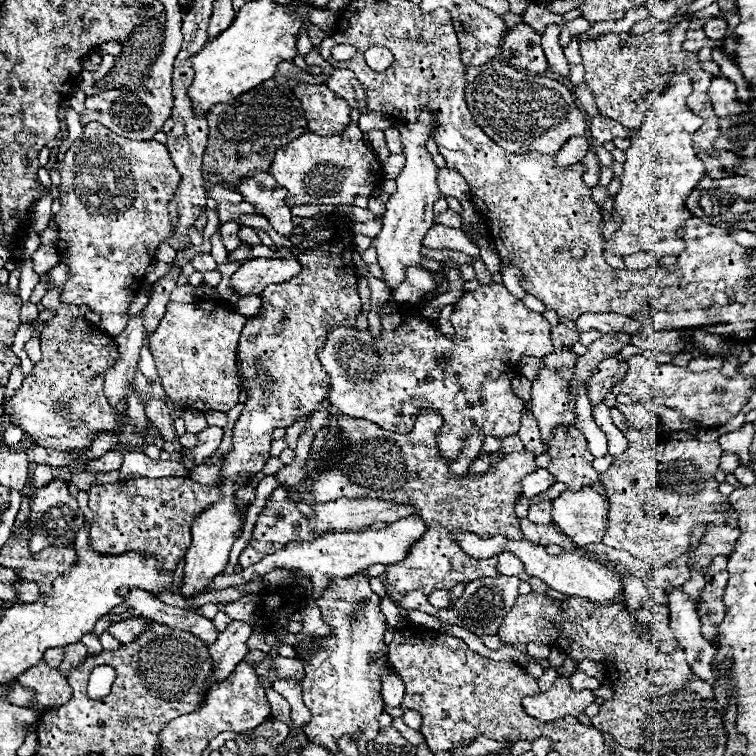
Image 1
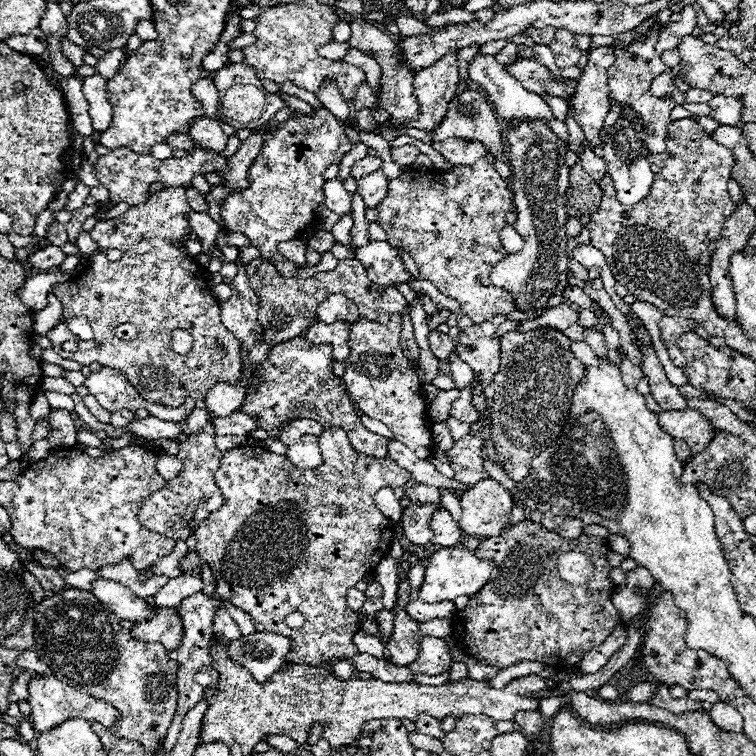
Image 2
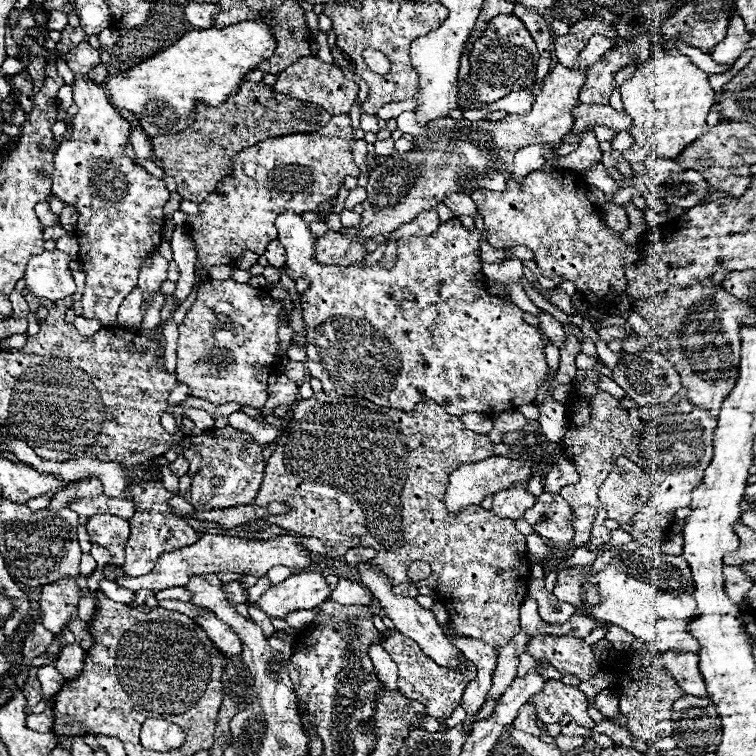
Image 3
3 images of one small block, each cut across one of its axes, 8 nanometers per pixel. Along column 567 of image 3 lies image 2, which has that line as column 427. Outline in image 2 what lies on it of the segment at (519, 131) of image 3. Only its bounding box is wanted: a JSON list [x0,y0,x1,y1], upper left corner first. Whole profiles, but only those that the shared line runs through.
[408,52,458,132]

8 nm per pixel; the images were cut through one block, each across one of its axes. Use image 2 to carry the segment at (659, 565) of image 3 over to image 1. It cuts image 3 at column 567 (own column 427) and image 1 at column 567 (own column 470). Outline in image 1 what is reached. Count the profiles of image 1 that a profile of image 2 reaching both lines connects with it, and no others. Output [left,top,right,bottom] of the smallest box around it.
[452,532,652,604]

